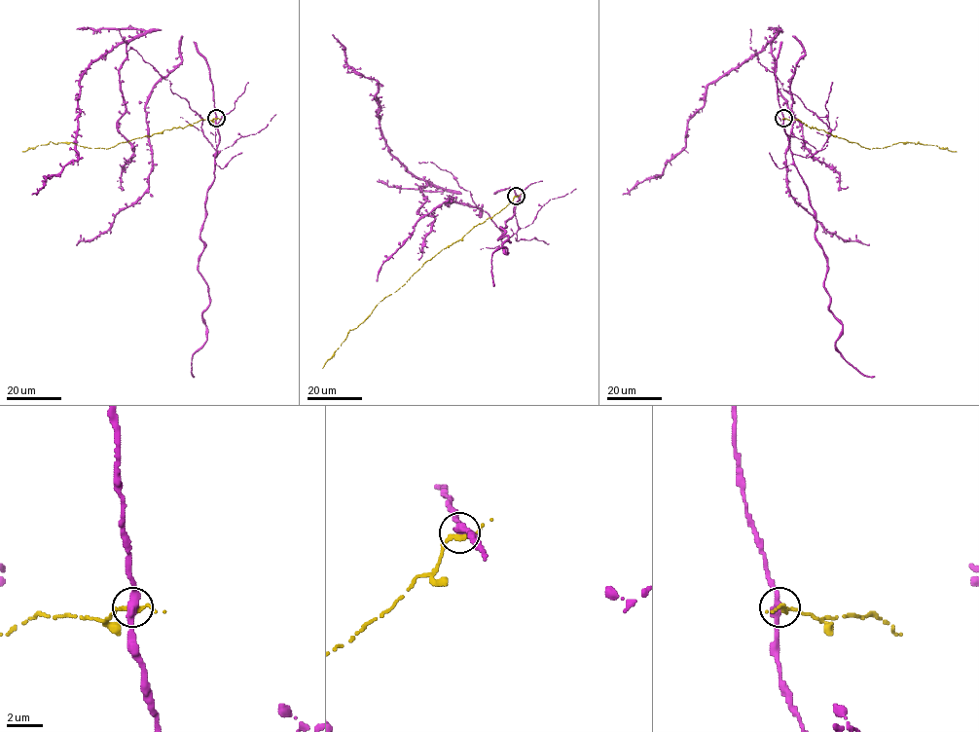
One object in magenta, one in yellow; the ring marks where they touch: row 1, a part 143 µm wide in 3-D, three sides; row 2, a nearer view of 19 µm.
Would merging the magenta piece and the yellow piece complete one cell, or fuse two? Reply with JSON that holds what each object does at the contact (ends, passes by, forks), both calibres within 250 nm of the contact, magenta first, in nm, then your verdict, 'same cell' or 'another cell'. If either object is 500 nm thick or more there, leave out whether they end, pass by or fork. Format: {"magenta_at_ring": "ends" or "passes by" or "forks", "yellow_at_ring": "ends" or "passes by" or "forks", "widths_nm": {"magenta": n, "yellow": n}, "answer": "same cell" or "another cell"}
{"magenta_at_ring": "passes by", "yellow_at_ring": "passes by", "widths_nm": {"magenta": 400, "yellow": 300}, "answer": "another cell"}

